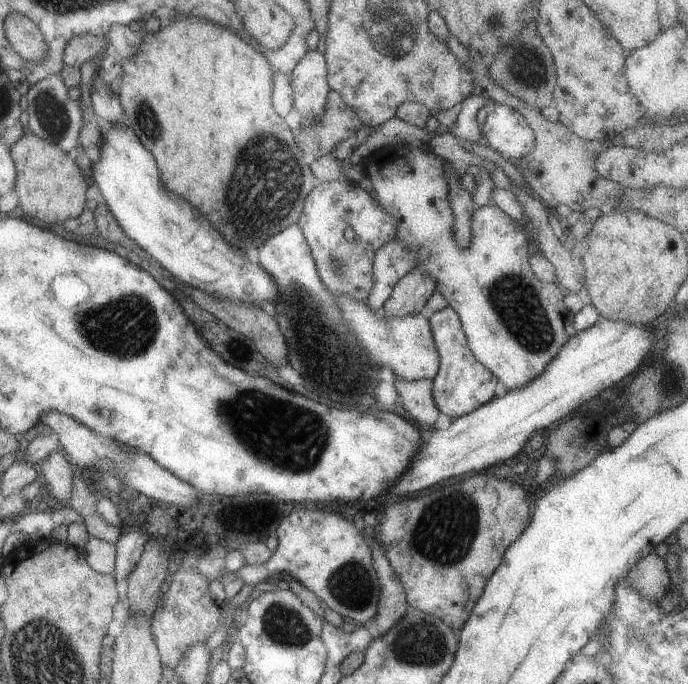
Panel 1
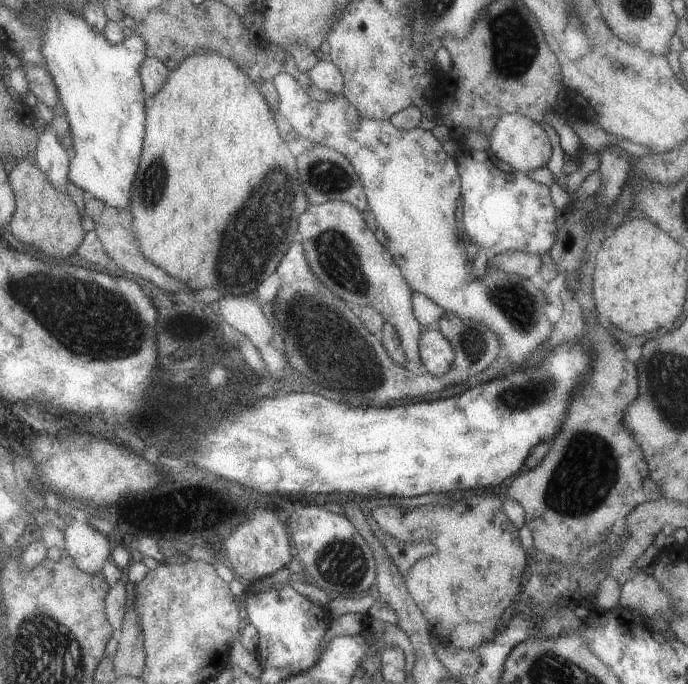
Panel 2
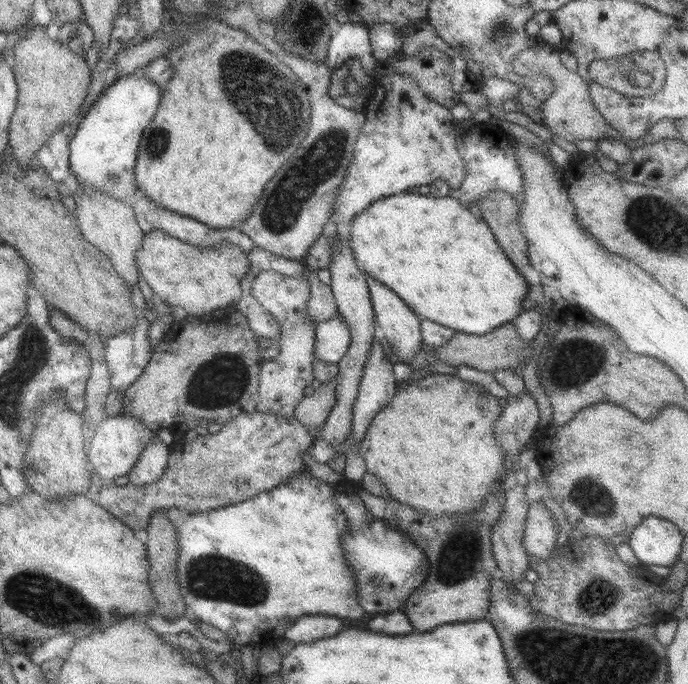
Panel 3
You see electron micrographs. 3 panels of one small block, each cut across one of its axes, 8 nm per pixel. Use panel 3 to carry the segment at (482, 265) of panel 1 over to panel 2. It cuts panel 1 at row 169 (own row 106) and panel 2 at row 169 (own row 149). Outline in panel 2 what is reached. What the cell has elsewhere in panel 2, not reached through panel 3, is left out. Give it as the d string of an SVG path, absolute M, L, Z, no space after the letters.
M284 73L277 74L271 83L278 99L278 112L289 122L292 130L299 137L335 150L351 164L366 197L367 209L387 239L385 248L413 292L423 294L444 312L454 314L460 320L485 326L496 335L500 351L504 352L513 368L523 366L525 360L551 334L552 324L544 310L546 293L535 287L529 278L508 274L495 267L487 266L483 277L474 277L472 262L467 260L464 248L466 240L460 236L455 224L455 203L460 196L457 164L445 154L433 134L419 127L409 131L397 130L391 122L360 116L343 96L315 101L291 76Z

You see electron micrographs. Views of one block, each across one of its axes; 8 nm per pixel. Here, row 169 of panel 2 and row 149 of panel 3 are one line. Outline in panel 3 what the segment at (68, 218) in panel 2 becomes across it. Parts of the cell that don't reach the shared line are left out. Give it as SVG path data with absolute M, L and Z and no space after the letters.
M44 26L33 27L28 35L15 41L13 58L17 98L8 128L7 153L17 160L20 168L26 169L53 131L69 124L77 115L88 93L90 70L83 57L71 52L63 43L49 39Z

